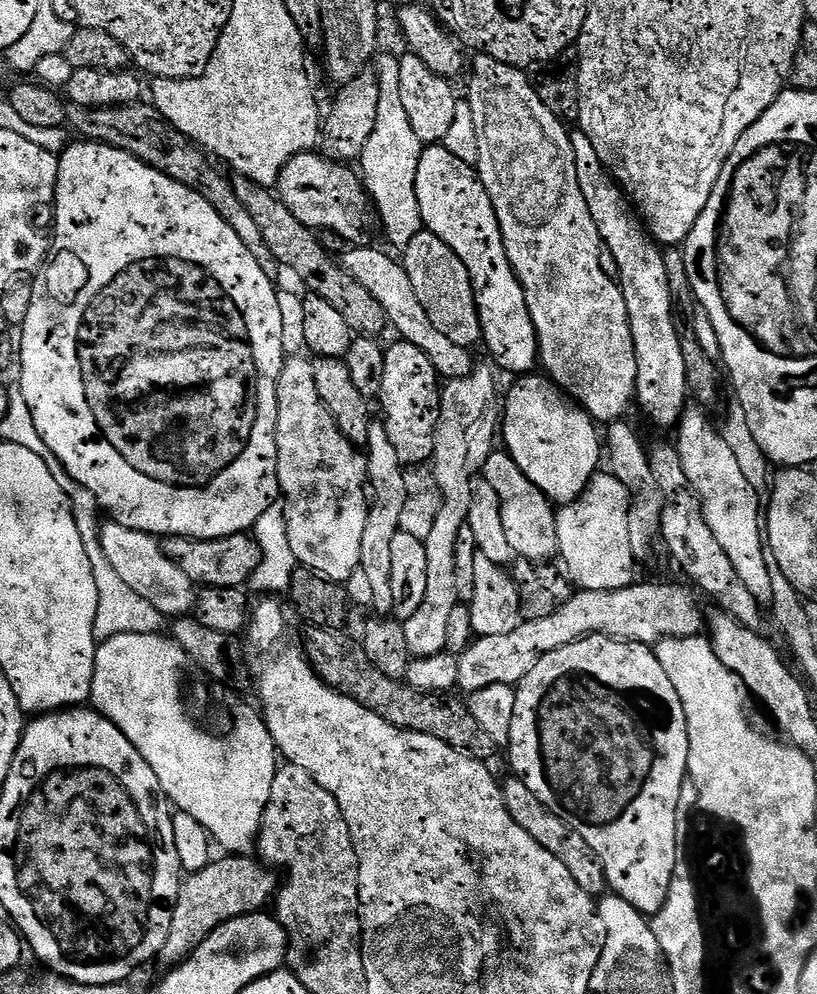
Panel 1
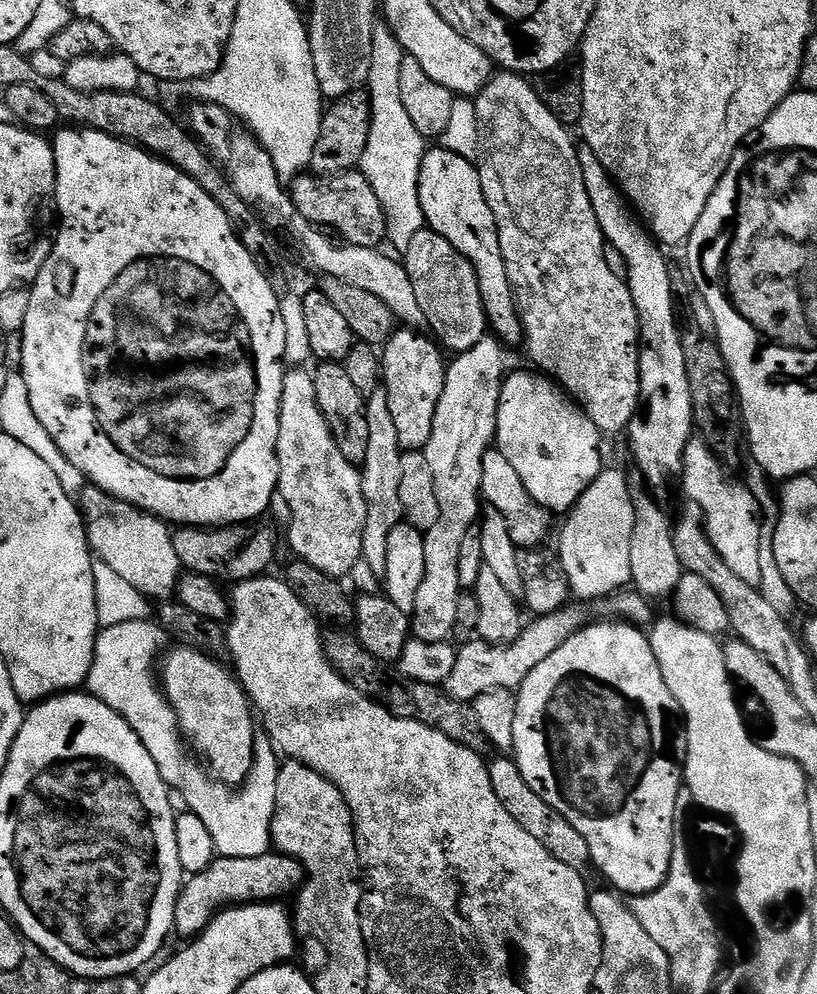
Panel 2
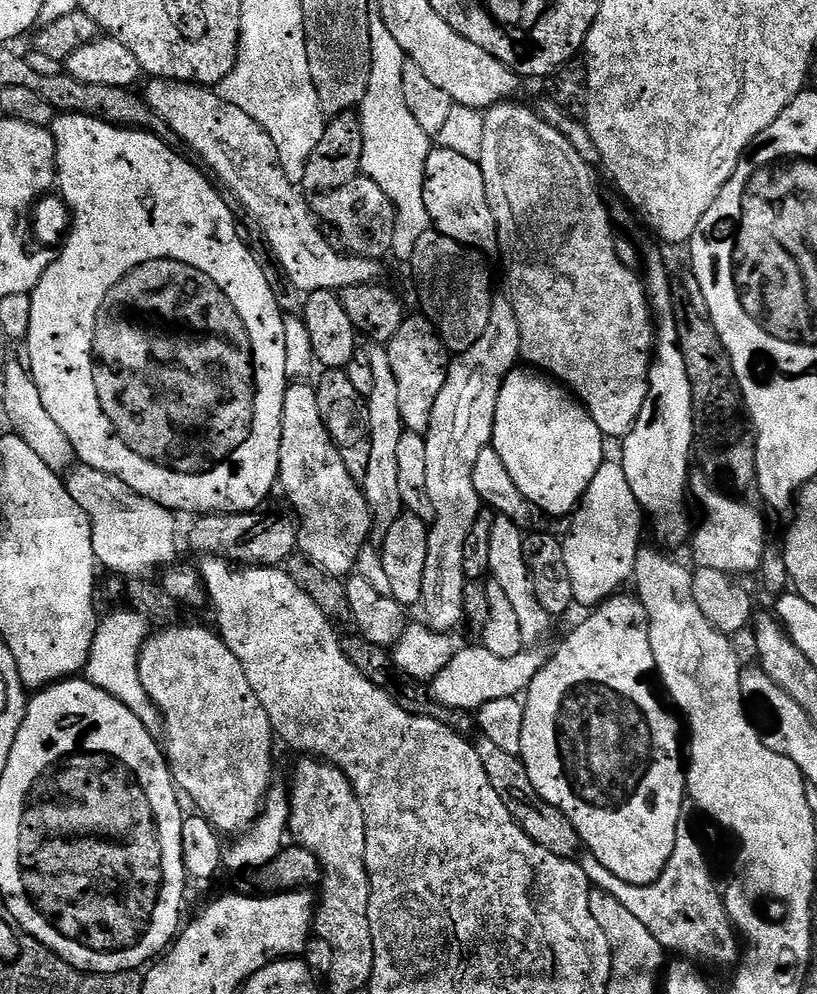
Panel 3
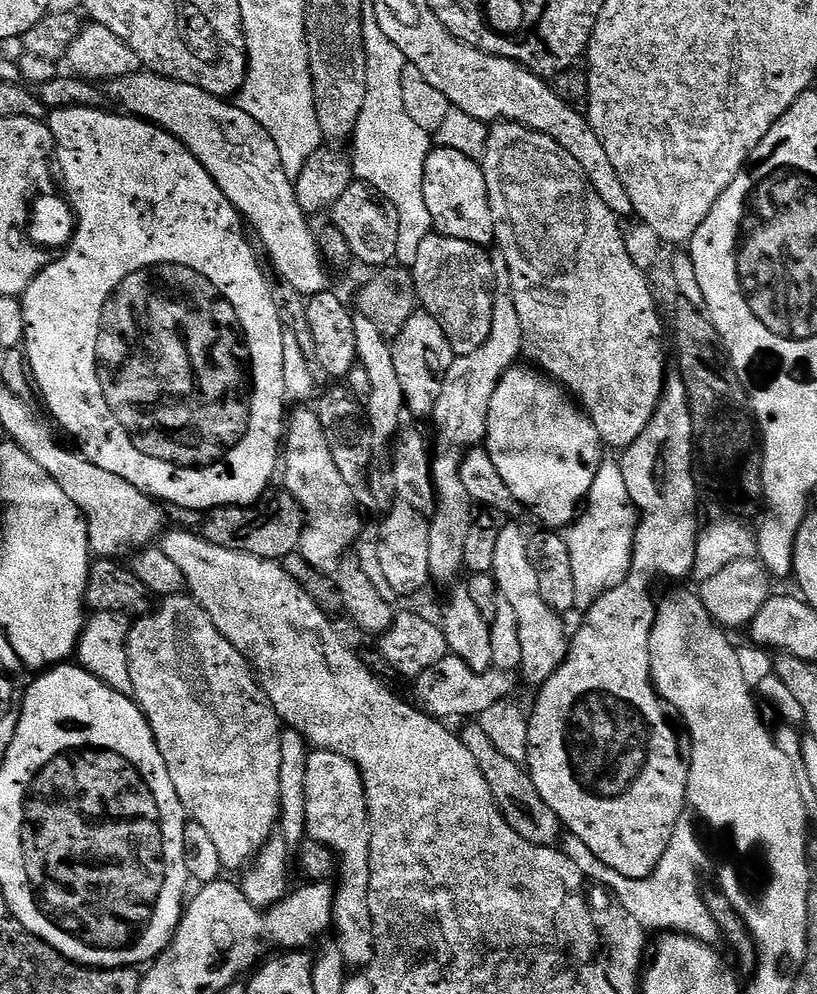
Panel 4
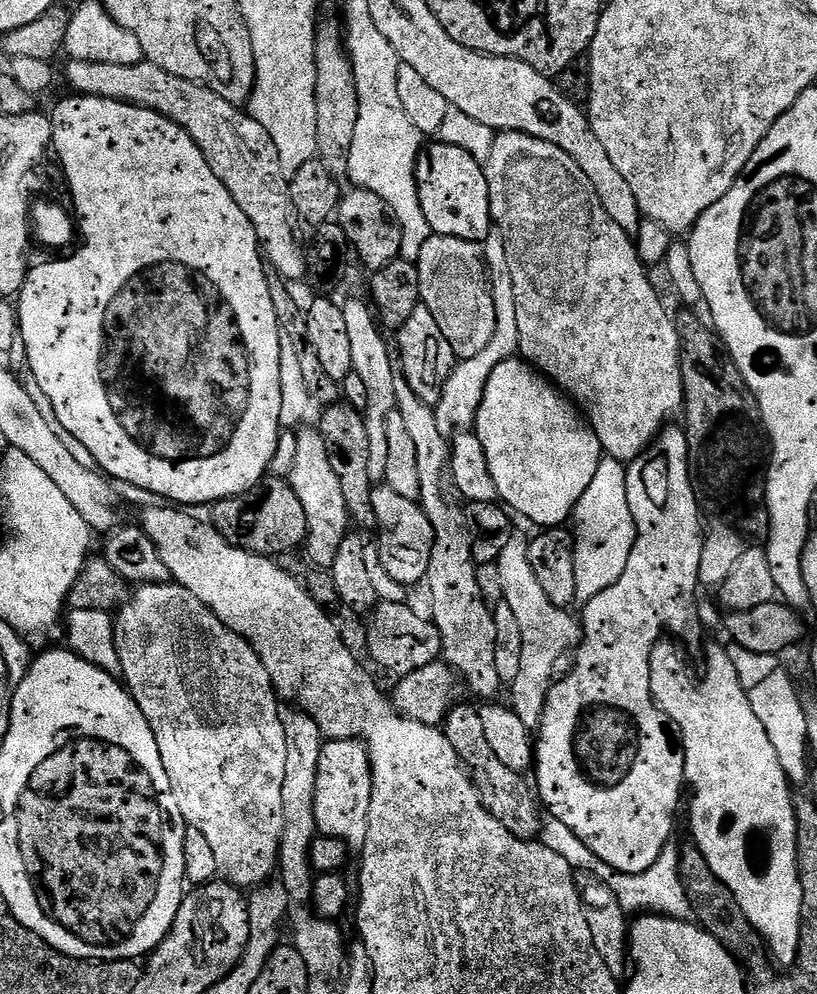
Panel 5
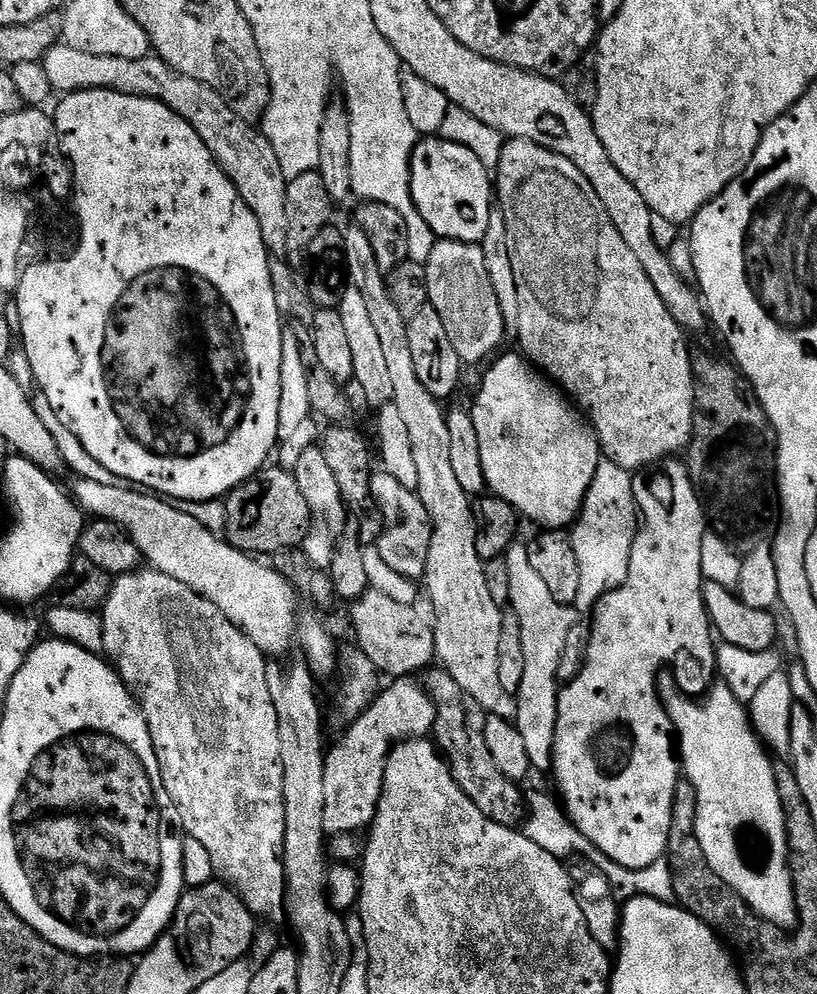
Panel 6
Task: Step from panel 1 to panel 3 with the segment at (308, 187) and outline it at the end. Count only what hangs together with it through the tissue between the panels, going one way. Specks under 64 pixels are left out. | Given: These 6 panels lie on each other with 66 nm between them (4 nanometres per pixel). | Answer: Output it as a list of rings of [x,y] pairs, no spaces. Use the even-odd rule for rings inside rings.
[[[355,176],[350,182],[346,182],[346,186],[338,186],[338,190],[313,195],[310,207],[327,227],[329,224],[336,228],[337,234],[344,239],[343,247],[349,253],[379,261],[383,261],[384,255],[387,257],[391,253],[396,208],[390,198],[386,198],[382,186],[378,186],[378,182],[368,176]]]

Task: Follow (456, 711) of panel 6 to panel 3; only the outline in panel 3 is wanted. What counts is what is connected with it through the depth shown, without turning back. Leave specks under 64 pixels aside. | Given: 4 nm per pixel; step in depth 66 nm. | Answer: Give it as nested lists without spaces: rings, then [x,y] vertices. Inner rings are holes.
[[[483,735],[475,741],[475,745],[478,758],[482,758],[482,766],[486,766],[486,778],[490,778],[490,786],[494,786],[498,798],[502,798],[502,806],[506,806],[506,810],[510,810],[510,818],[514,818],[514,822],[518,822],[521,830],[535,844],[550,850],[550,854],[575,857],[582,848],[580,836],[566,818],[566,814],[562,814],[557,808],[550,806],[550,802],[546,802],[542,798],[542,794],[538,794],[538,790],[534,790],[534,786],[530,782],[530,774],[526,774],[523,760],[514,754],[506,754],[506,750],[501,750],[497,744],[490,742],[490,738]]]

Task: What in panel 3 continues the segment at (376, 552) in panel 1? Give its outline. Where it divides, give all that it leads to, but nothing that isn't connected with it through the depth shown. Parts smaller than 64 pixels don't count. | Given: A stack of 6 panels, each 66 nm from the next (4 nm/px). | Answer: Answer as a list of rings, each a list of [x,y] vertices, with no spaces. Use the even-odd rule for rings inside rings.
[[[369,347],[367,354],[370,358],[370,370],[374,370],[374,391],[366,397],[368,428],[372,433],[370,466],[366,469],[362,487],[366,502],[372,511],[371,539],[380,542],[390,530],[390,526],[394,526],[394,522],[405,511],[402,494],[398,494],[398,442],[402,442],[406,429],[402,422],[402,414],[398,411],[398,382],[394,379],[394,370],[390,370],[387,347]]]

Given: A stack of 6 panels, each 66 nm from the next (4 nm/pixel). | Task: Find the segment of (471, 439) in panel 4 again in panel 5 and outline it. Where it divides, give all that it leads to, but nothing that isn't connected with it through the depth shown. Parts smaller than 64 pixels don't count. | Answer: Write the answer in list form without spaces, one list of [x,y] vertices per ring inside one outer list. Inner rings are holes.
[[[491,231],[482,241],[484,249],[484,265],[488,268],[488,281],[492,287],[494,298],[494,318],[496,329],[494,338],[474,358],[459,361],[453,368],[444,387],[442,398],[434,405],[438,418],[438,426],[445,430],[468,430],[475,425],[478,406],[482,406],[482,394],[486,394],[486,382],[490,382],[490,374],[494,374],[494,366],[513,359],[519,353],[518,338],[518,302],[514,298],[514,278],[510,278],[510,258],[506,258],[506,242],[498,231]]]

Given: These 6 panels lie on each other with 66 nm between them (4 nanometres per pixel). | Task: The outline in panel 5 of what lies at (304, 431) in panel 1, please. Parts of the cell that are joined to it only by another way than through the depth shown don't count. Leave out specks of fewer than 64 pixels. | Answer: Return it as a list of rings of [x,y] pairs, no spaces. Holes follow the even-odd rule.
[[[316,426],[307,428],[299,433],[301,436],[296,440],[296,449],[292,452],[292,473],[287,473],[286,479],[292,485],[294,494],[298,494],[298,500],[306,510],[307,559],[315,567],[328,570],[337,557],[344,536],[350,532],[350,517],[346,506],[346,494],[342,494],[342,482],[338,474],[334,474],[334,466],[330,466],[330,454],[326,450],[326,442],[322,438],[320,429]]]

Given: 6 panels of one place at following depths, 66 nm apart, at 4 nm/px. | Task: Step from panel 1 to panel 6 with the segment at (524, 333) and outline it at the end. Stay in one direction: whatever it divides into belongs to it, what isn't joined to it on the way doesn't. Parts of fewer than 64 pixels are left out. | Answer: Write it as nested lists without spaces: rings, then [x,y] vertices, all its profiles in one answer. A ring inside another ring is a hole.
[[[439,138],[421,139],[412,152],[410,190],[418,214],[426,218],[426,226],[434,230],[437,238],[467,244],[479,244],[483,240],[486,226],[490,226],[490,214],[494,211],[494,180],[489,169],[484,168],[482,162],[478,162],[478,158],[474,158],[470,150],[466,150],[466,146],[458,146]]]

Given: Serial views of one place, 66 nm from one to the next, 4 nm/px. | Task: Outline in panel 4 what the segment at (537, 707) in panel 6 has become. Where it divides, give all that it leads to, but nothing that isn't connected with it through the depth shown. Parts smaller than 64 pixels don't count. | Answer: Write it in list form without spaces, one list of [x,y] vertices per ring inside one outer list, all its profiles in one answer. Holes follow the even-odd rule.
[[[512,522],[505,523],[502,535],[498,537],[498,543],[494,546],[494,566],[492,577],[496,579],[496,585],[500,596],[510,602],[514,614],[518,617],[518,638],[522,642],[522,662],[519,671],[533,686],[545,684],[554,670],[568,653],[570,643],[569,633],[564,633],[565,617],[559,612],[550,610],[546,601],[538,590],[538,578],[534,575],[534,566],[530,566],[530,554],[528,553],[527,531],[523,532],[518,525]]]

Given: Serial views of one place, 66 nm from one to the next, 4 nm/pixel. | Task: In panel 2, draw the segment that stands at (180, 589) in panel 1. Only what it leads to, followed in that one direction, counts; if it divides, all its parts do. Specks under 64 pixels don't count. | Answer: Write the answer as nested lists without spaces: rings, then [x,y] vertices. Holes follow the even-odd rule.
[[[88,486],[85,489],[78,496],[78,504],[88,529],[89,549],[99,560],[106,562],[110,570],[115,570],[118,578],[126,578],[126,582],[143,596],[156,602],[167,601],[175,593],[182,575],[180,559],[172,541],[173,529],[159,516],[151,516],[101,488]]]

